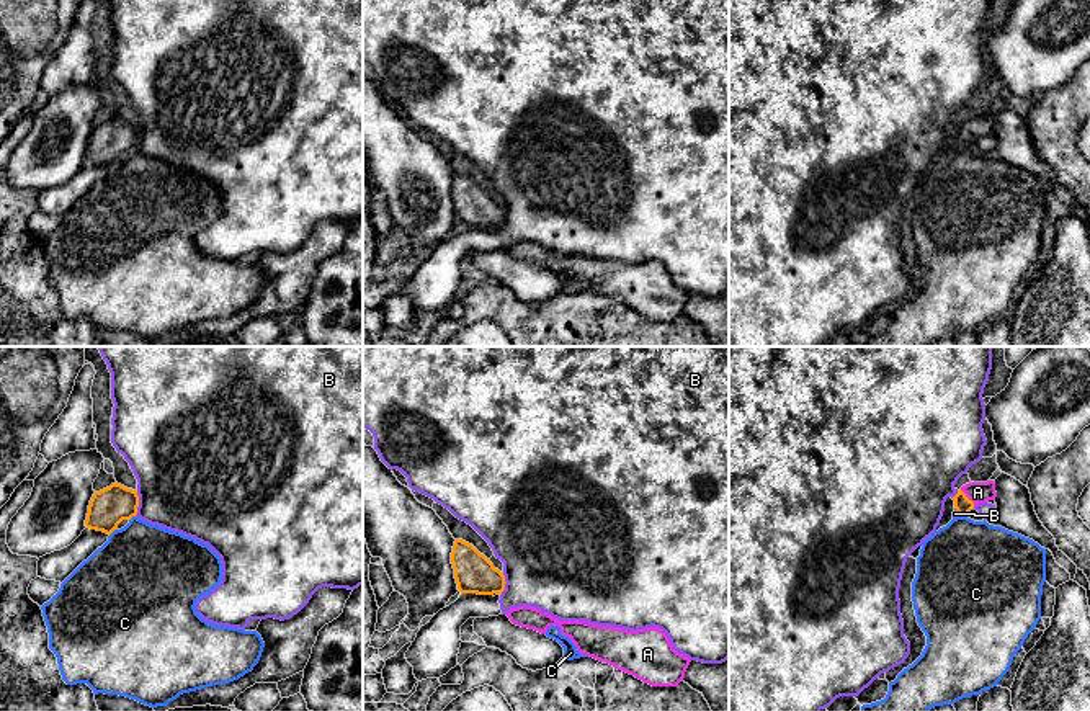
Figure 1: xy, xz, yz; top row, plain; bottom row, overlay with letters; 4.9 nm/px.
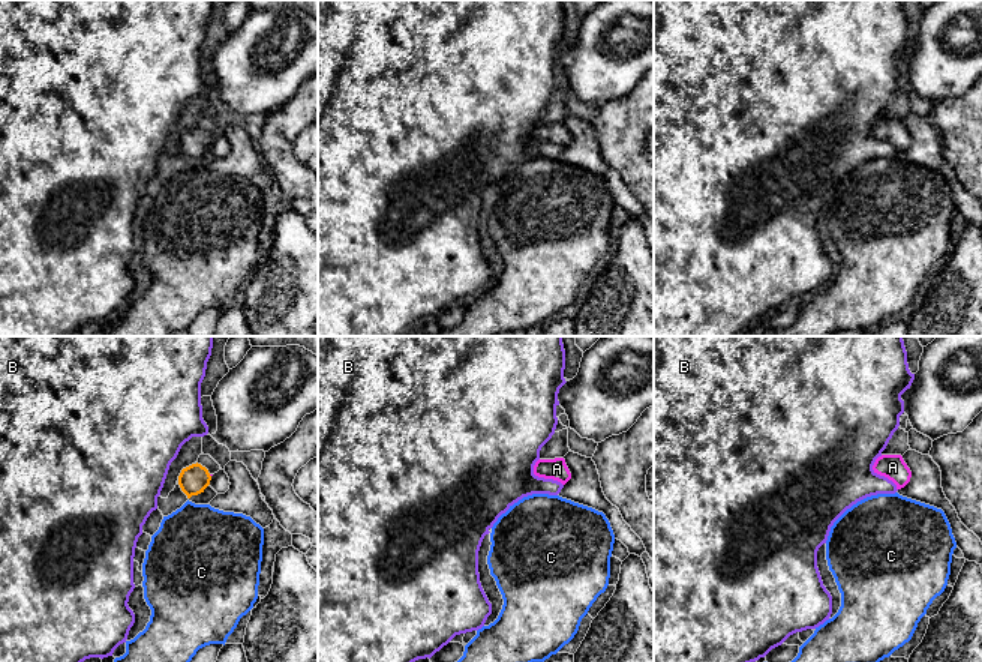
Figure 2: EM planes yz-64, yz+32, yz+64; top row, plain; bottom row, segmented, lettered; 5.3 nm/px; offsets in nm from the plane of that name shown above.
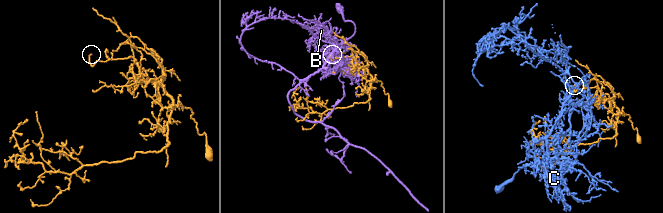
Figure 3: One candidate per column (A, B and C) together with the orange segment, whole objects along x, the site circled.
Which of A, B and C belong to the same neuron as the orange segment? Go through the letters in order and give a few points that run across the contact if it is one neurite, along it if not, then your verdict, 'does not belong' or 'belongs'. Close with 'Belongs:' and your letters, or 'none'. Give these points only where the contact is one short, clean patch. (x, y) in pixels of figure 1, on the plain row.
A: line yz (963, 139), (966, 131), (978, 126); belongs
B: does not belong
C: does not belong
Belongs: A

